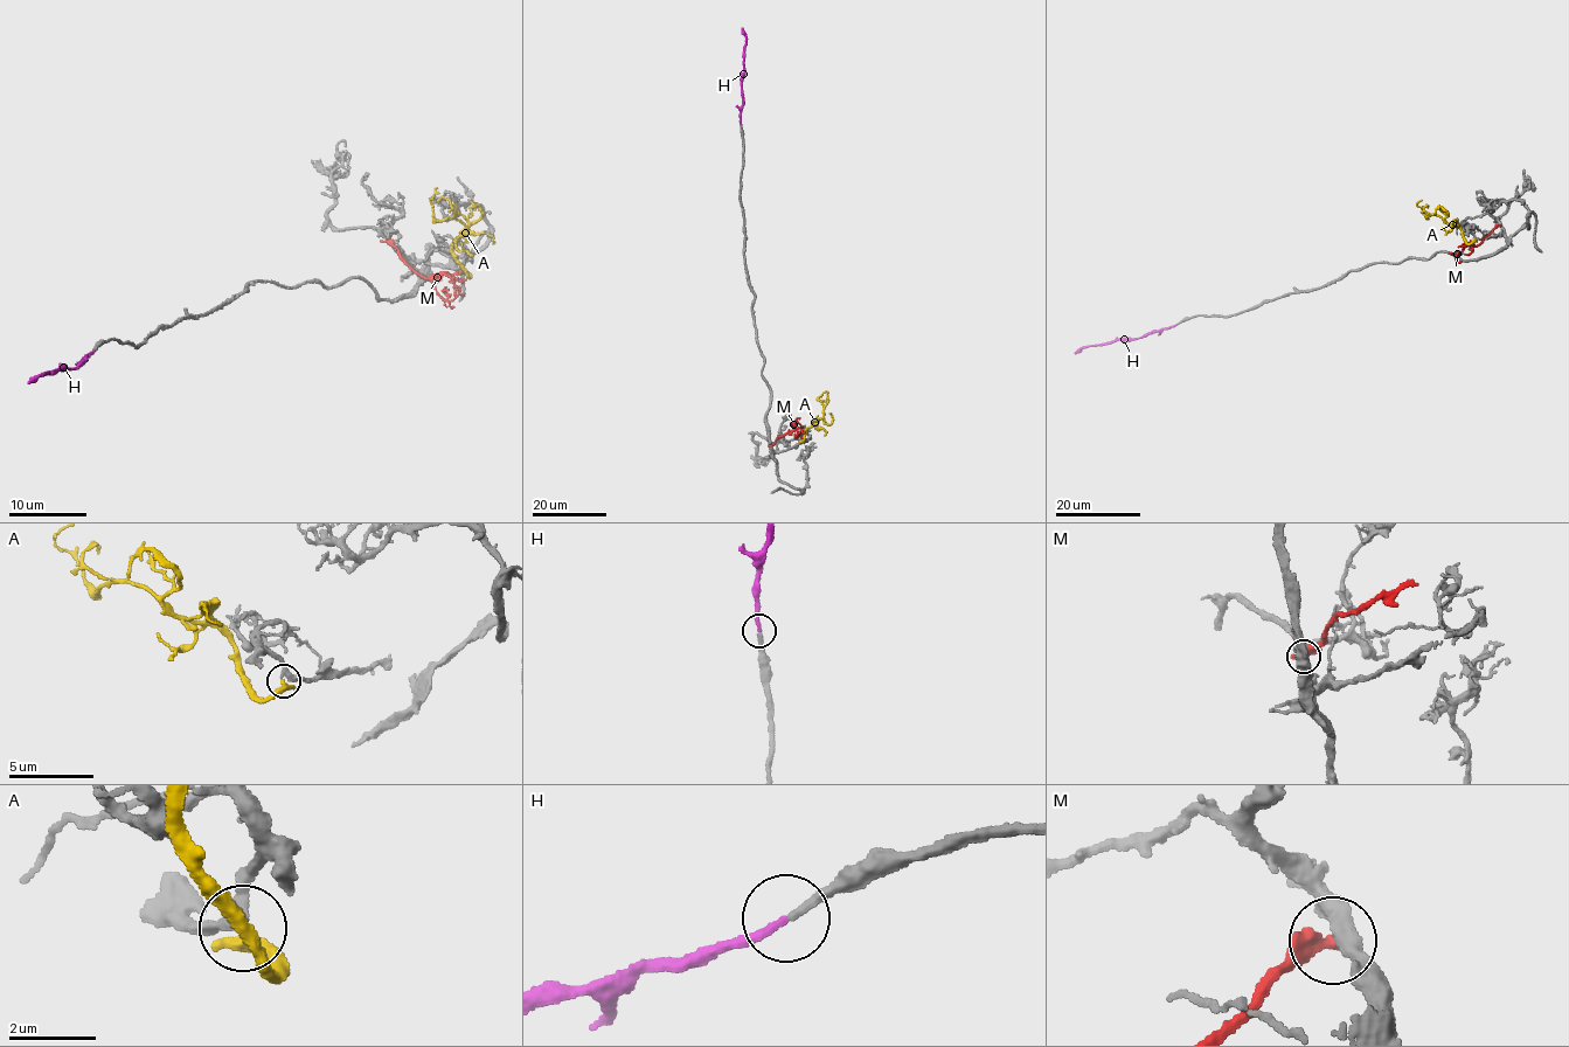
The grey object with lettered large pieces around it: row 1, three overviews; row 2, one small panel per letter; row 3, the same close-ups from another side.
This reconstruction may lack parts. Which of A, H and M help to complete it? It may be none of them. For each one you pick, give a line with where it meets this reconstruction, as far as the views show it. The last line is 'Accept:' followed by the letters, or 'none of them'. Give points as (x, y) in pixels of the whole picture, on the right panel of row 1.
H: Touches grey at (1177, 324)
Accept: H

